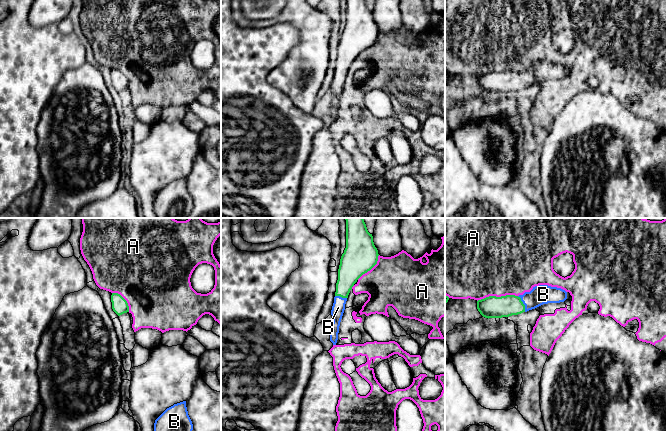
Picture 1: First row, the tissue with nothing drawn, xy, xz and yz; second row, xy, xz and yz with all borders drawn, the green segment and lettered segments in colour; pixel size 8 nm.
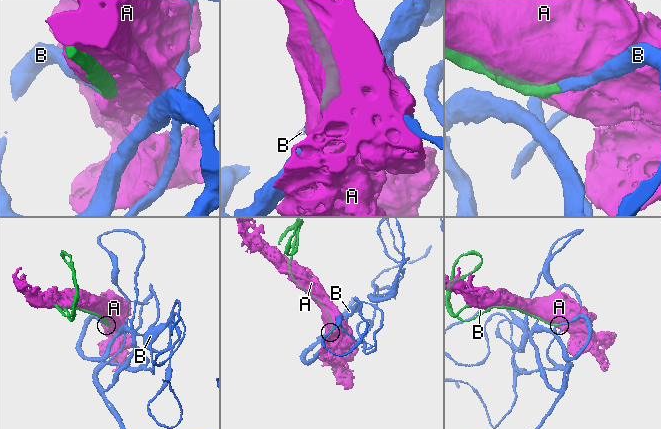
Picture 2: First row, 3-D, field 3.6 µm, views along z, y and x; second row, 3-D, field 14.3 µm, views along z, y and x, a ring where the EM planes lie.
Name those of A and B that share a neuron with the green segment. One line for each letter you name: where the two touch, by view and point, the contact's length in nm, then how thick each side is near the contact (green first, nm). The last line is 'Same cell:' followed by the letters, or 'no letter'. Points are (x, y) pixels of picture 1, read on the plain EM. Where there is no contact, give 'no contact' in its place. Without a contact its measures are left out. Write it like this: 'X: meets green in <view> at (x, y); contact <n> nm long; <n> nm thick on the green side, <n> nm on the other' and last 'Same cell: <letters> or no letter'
B: meets green in yz at (522, 79); contact 140 nm long; 180 nm thick on the green side, 160 nm on the other
Same cell: B

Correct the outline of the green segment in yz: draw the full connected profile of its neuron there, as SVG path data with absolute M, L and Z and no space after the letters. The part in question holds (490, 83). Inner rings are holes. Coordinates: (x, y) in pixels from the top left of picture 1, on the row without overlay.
M548 61L533 63L523 71L489 72L477 77L477 85L485 94L502 94L518 91L543 80L560 79L567 75L567 68Z

